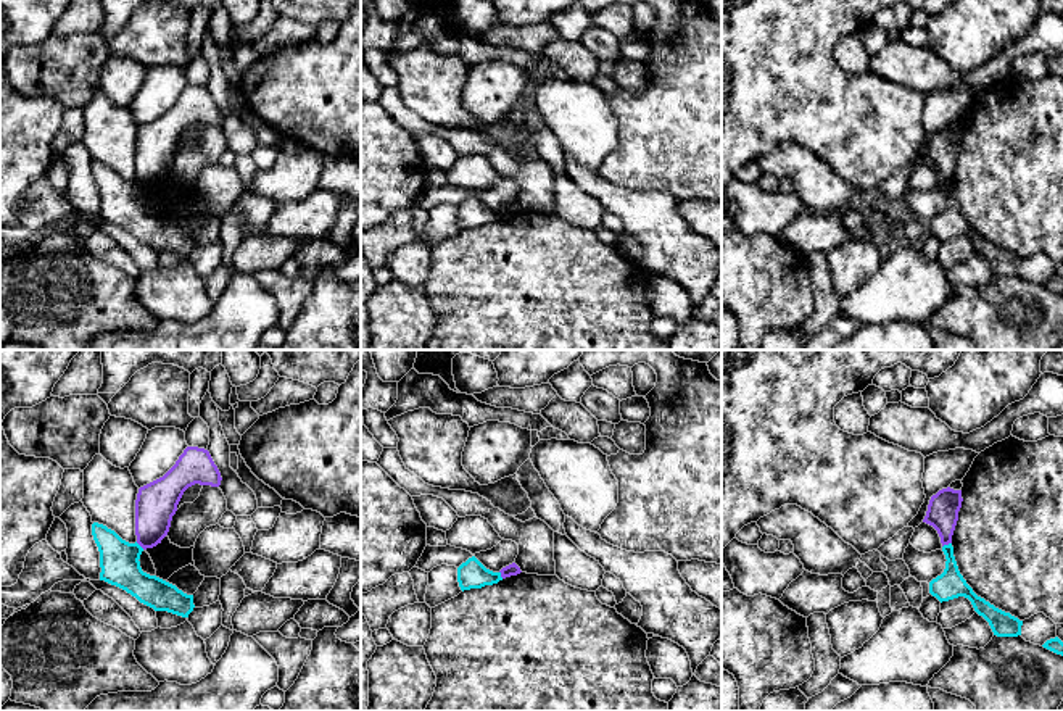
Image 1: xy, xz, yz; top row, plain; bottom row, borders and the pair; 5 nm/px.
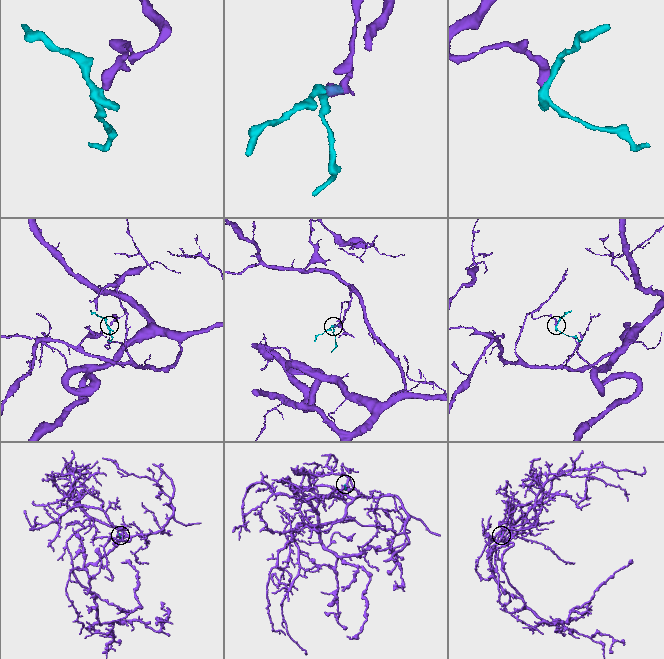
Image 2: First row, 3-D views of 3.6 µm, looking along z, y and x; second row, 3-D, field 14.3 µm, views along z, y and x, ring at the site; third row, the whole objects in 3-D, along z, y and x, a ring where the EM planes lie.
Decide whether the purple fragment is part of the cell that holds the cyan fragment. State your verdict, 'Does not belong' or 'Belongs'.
Does not belong

